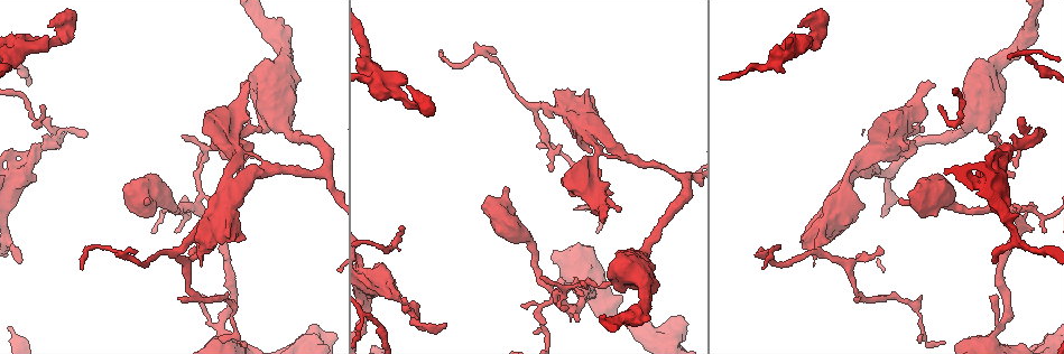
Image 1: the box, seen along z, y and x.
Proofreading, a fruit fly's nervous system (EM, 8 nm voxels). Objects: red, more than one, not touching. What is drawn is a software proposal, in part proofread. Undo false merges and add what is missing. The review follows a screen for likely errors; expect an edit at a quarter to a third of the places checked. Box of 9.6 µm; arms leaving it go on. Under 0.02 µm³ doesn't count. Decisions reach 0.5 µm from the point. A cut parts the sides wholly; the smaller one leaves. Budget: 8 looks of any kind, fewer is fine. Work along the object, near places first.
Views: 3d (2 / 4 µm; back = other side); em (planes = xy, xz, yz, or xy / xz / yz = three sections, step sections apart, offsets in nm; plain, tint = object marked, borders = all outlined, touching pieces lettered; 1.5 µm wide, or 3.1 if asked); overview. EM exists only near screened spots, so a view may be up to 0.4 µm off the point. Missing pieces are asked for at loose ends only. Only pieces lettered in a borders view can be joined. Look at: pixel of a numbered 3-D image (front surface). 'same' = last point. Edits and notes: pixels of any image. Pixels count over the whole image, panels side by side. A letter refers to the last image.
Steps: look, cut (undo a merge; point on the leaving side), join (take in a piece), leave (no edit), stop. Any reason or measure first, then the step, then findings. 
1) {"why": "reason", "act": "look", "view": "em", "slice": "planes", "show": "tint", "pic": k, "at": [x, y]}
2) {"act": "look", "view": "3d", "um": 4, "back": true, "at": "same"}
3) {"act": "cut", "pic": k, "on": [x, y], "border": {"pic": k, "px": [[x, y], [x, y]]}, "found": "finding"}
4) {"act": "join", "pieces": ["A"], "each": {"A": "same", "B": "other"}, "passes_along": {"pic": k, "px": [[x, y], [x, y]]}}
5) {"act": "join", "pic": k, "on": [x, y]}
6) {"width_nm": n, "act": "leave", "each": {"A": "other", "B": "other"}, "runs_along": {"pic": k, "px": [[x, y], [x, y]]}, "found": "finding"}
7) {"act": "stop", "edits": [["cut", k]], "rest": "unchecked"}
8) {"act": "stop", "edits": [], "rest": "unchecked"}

{"why": "branch stops here", "act": "look", "view": "3d", "um": 4, "pic": 1, "at": [446, 326]}

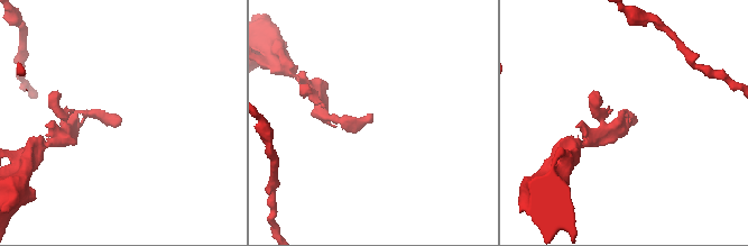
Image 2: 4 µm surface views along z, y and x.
{"why": "shape alone is not enough", "act": "look", "view": "em", "slice": "xy", "step": 4, "show": "borders", "pic": 2, "at": [370, 113]}

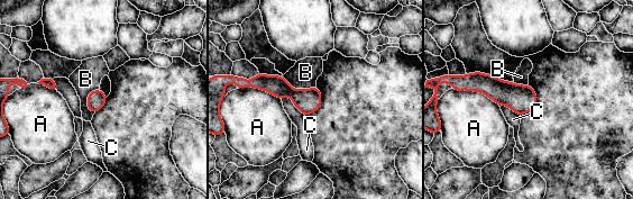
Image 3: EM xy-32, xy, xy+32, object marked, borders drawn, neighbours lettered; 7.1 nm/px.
{"why": "cut it another way", "act": "look", "view": "em", "slice": "planes", "show": "borders", "at": "same"}

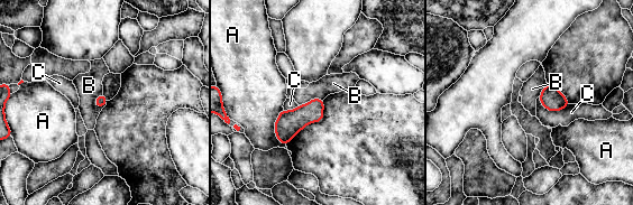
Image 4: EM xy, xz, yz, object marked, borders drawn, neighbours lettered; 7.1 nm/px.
{"act": "leave", "each": {"A": "other", "B": "other", "C": "other"}, "border": {"pic": 4, "px": [[102, 93], [95, 99], [97, 108]]}, "found": "none of them fits"}

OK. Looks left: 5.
{"why": "thin end", "act": "look", "view": "em", "slice": "planes", "show": "borders", "pic": 1, "at": [175, 232]}

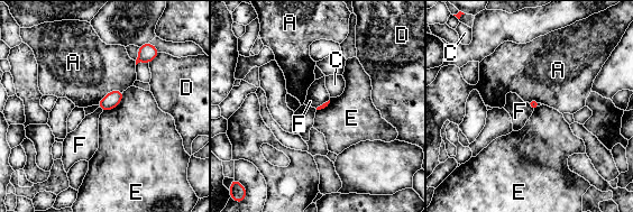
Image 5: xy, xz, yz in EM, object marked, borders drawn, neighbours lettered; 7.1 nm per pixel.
{"act": "leave", "each": {"A": "other", "C": "other", "D": "other", "E": "other", "F": "other"}, "found": "none of them fits"}

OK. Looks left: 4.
{"why": "free end", "act": "look", "view": "3d", "um": 4, "pic": 1, "at": [927, 81]}

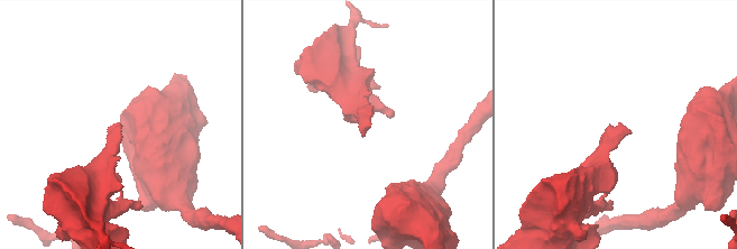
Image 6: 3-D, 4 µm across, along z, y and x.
{"act": "look", "view": "em", "slice": "xy", "step": 4, "show": "tint", "pic": 6, "at": [369, 123]}

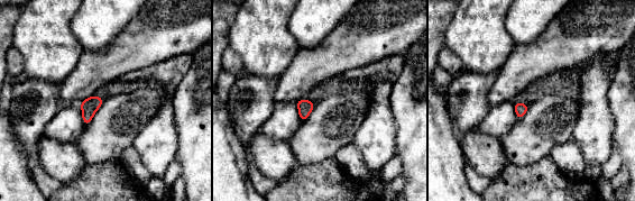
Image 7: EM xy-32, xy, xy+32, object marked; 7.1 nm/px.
{"act": "look", "view": "em", "slice": "planes", "show": "borders", "at": "same"}

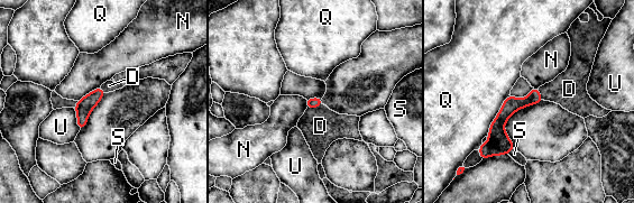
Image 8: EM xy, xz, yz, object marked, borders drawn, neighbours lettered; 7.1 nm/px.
{"act": "join", "pieces": ["D"], "each": {"D": "same", "N": "other", "Q": "other", "S": "other", "U": "other"}, "passes_along": {"pic": 8, "px": [[315, 102], [314, 107], [320, 126]]}, "found": "it goes on there"}

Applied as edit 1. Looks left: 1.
{"act": "stop", "edits": [["join", 8]], "rest": "unchecked"}

